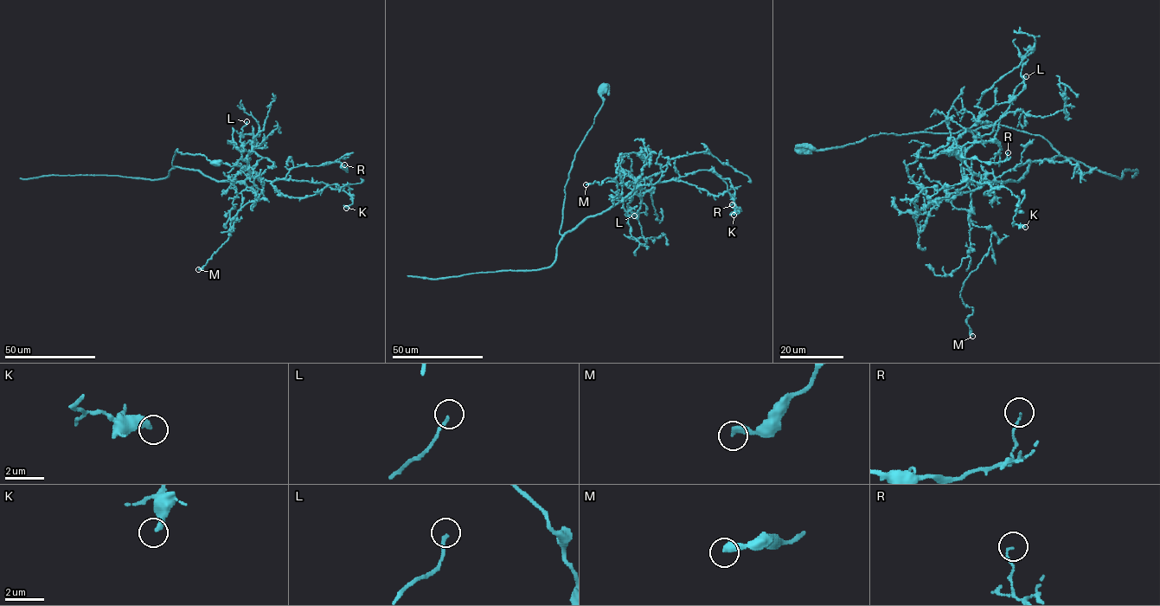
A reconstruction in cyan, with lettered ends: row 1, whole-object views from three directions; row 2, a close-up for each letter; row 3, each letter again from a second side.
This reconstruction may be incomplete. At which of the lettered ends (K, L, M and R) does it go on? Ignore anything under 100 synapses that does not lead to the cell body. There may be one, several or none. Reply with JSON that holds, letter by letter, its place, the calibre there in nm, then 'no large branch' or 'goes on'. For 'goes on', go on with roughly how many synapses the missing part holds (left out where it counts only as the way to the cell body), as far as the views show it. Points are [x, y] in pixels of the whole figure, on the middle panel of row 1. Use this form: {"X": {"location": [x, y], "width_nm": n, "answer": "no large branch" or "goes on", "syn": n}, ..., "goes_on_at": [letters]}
{"K": {"location": [733, 215], "width_nm": 360, "answer": "no large branch"}, "L": {"location": [634, 215], "width_nm": 160, "answer": "no large branch"}, "M": {"location": [586, 184], "width_nm": 360, "answer": "no large branch"}, "R": {"location": [732, 204], "width_nm": 100, "answer": "no large branch"}, "goes_on_at": []}

